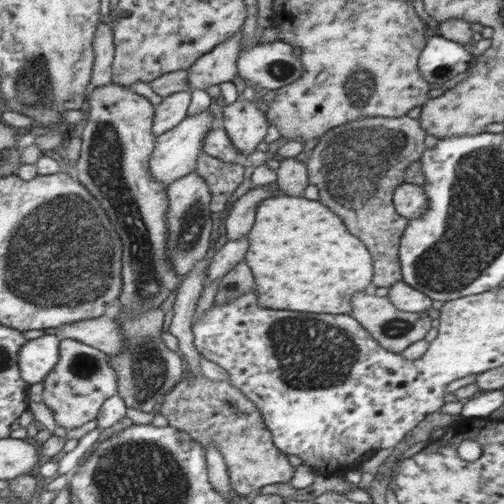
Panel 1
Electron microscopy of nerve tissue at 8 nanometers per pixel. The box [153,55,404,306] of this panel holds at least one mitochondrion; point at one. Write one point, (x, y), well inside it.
(361, 84)

